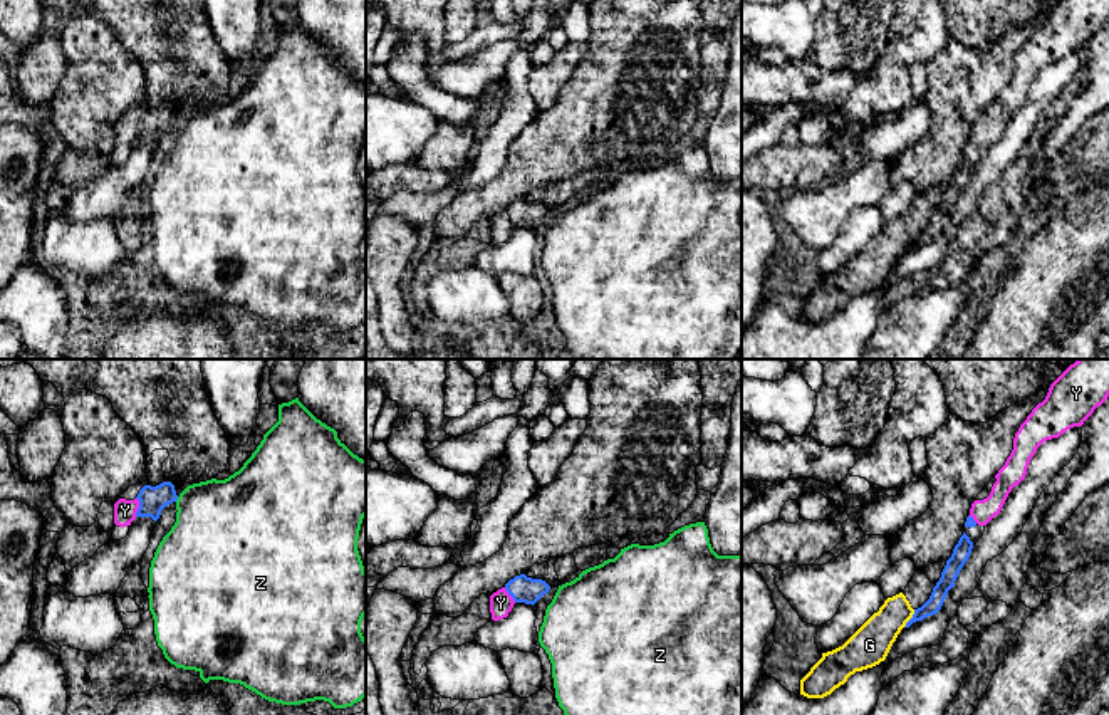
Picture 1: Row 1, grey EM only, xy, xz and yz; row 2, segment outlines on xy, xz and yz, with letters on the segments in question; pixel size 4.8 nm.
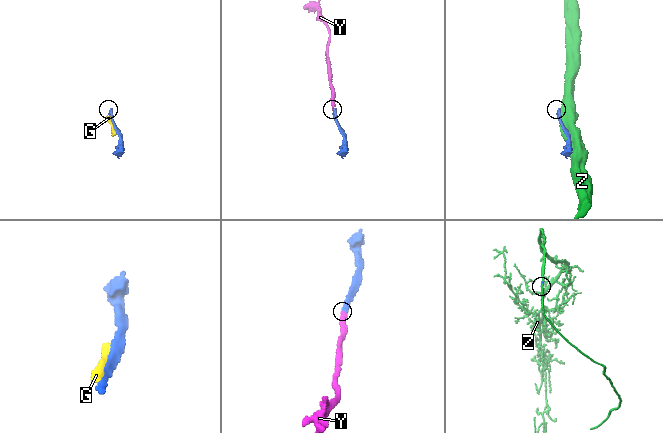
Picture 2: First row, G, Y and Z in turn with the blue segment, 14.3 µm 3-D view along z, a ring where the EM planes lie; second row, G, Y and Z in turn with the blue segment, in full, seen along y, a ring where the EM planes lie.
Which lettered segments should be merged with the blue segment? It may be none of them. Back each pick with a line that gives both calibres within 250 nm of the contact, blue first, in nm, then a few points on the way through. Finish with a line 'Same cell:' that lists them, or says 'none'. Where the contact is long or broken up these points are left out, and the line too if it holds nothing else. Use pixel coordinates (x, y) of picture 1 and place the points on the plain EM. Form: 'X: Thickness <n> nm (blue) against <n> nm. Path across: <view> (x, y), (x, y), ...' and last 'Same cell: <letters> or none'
Y: Thickness 130 nm (blue) against 110 nm. Path across: xy (151, 123), (140, 131), (124, 135)
Same cell: Y

